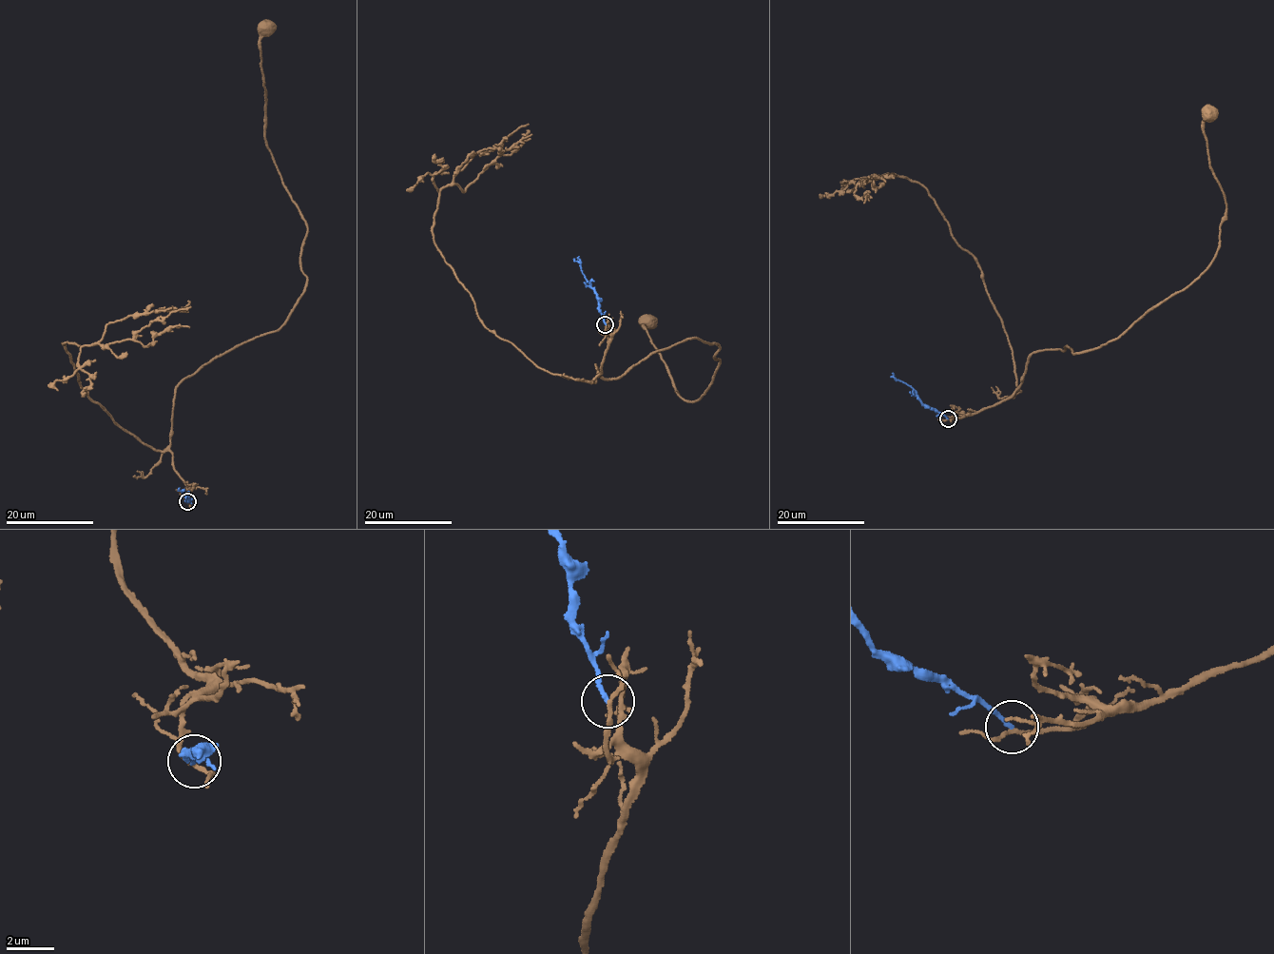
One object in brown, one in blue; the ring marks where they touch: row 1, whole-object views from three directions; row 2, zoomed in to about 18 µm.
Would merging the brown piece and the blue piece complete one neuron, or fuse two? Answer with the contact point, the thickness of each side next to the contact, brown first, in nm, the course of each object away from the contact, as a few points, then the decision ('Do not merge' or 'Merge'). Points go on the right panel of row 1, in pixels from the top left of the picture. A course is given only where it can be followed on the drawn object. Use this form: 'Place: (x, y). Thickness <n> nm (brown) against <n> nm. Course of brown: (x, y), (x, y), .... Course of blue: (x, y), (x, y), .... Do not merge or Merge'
Place: (948, 418). Thickness 160 nm (brown) against 180 nm. Course of brown: (948, 418), (1005, 400), (1028, 357), (1115, 340), (1199, 279), (1226, 207), (1206, 113). Course of blue: (948, 418), (922, 404), (916, 392), (897, 380), (893, 373). Merge

